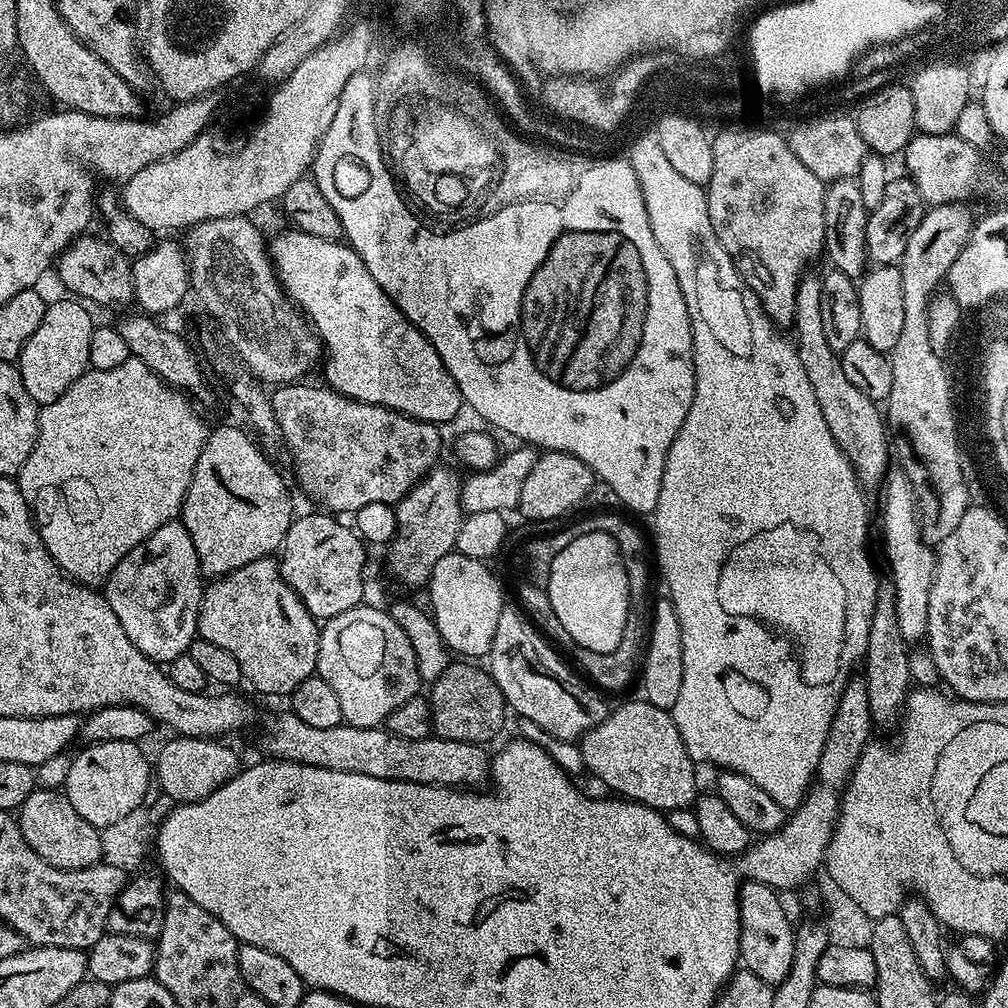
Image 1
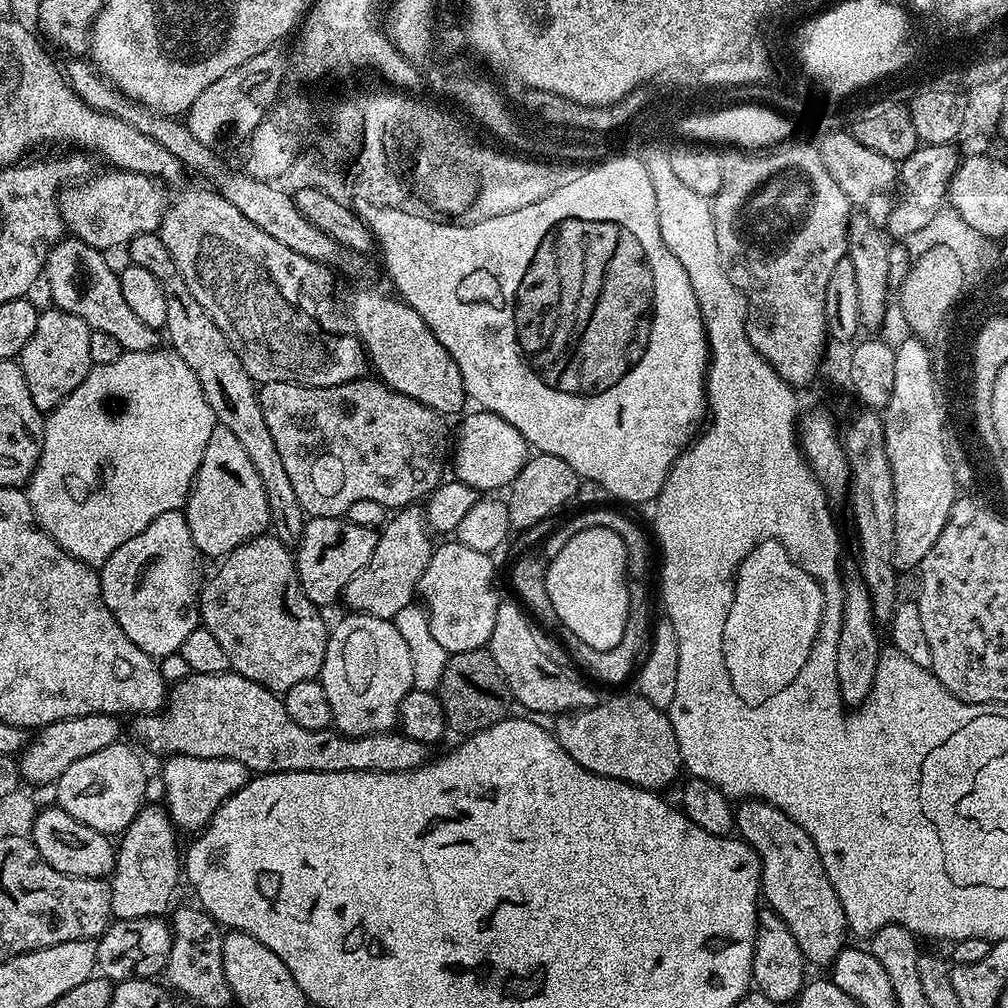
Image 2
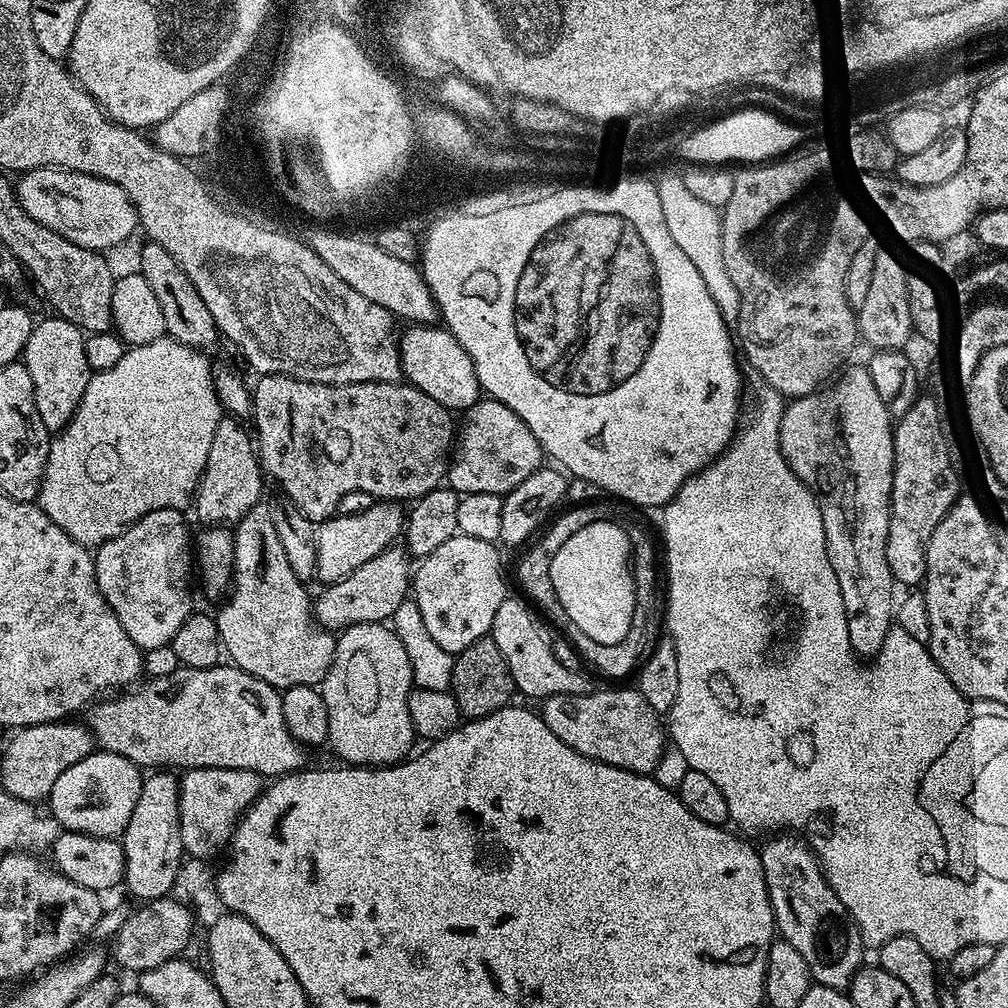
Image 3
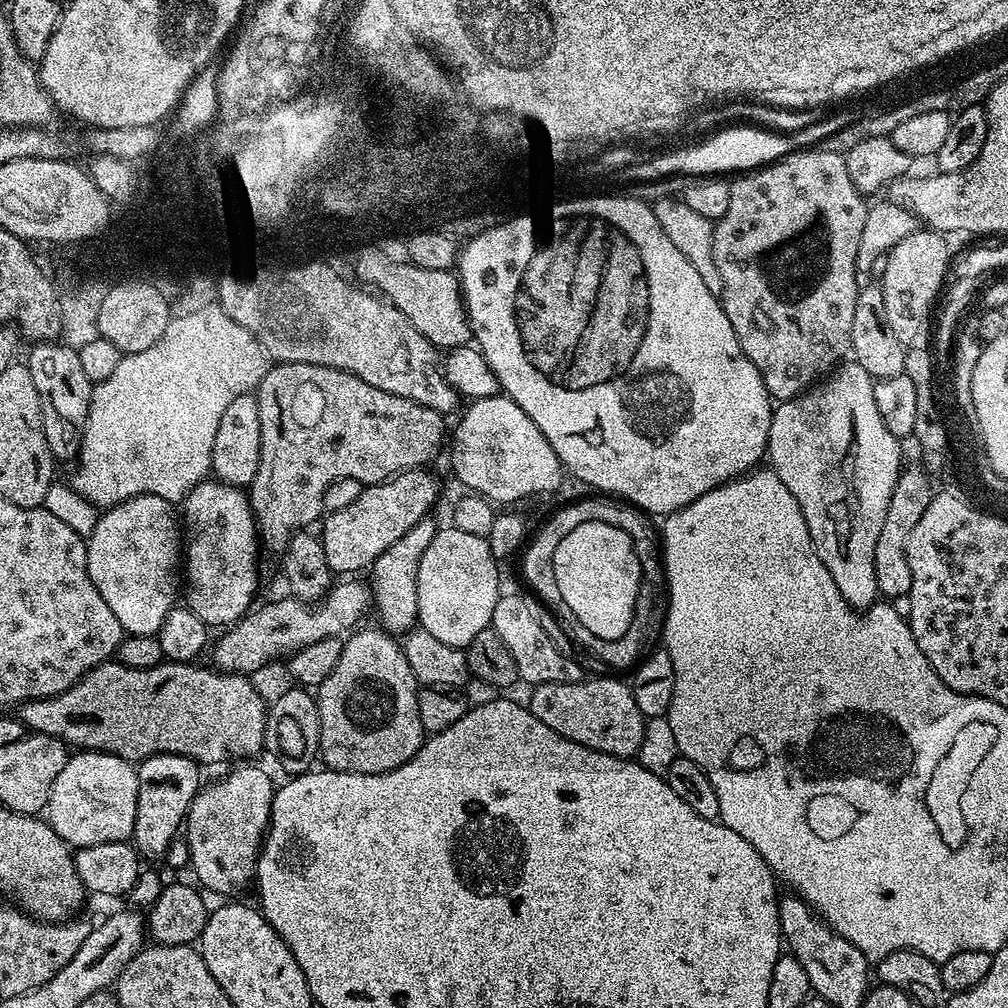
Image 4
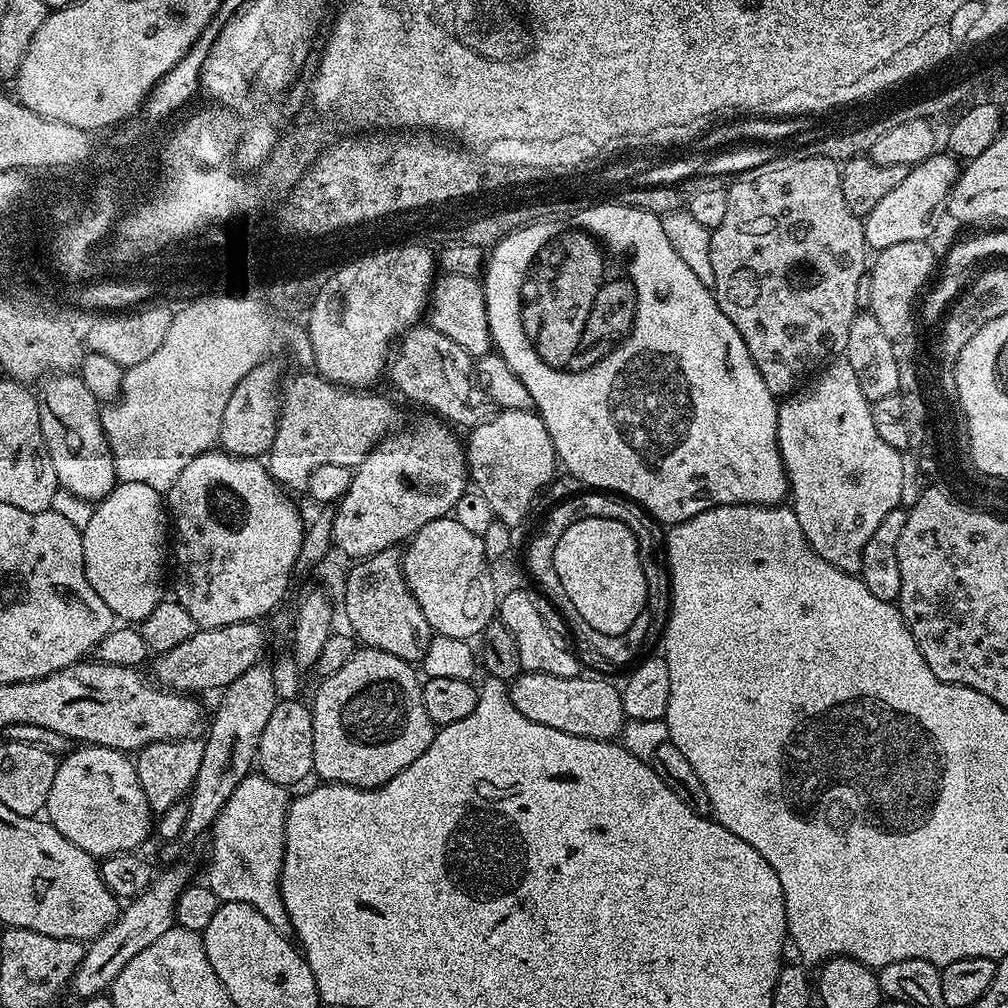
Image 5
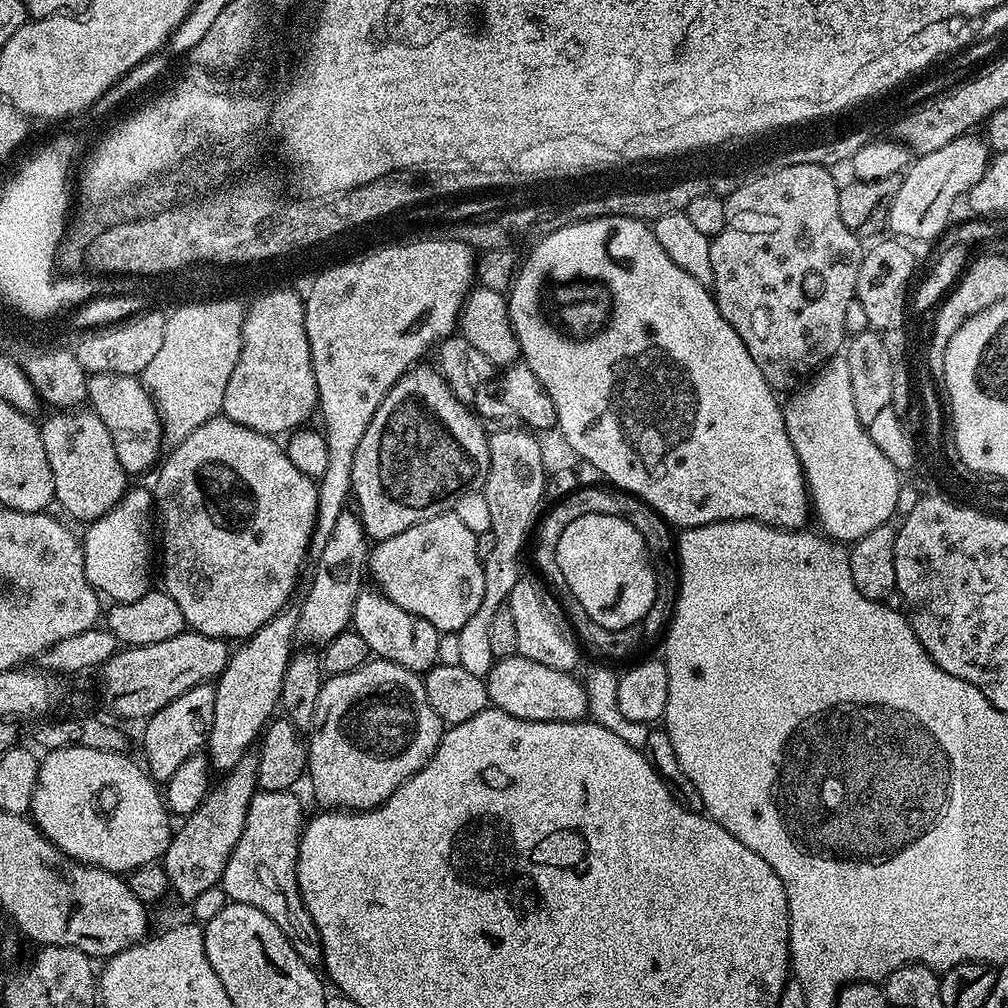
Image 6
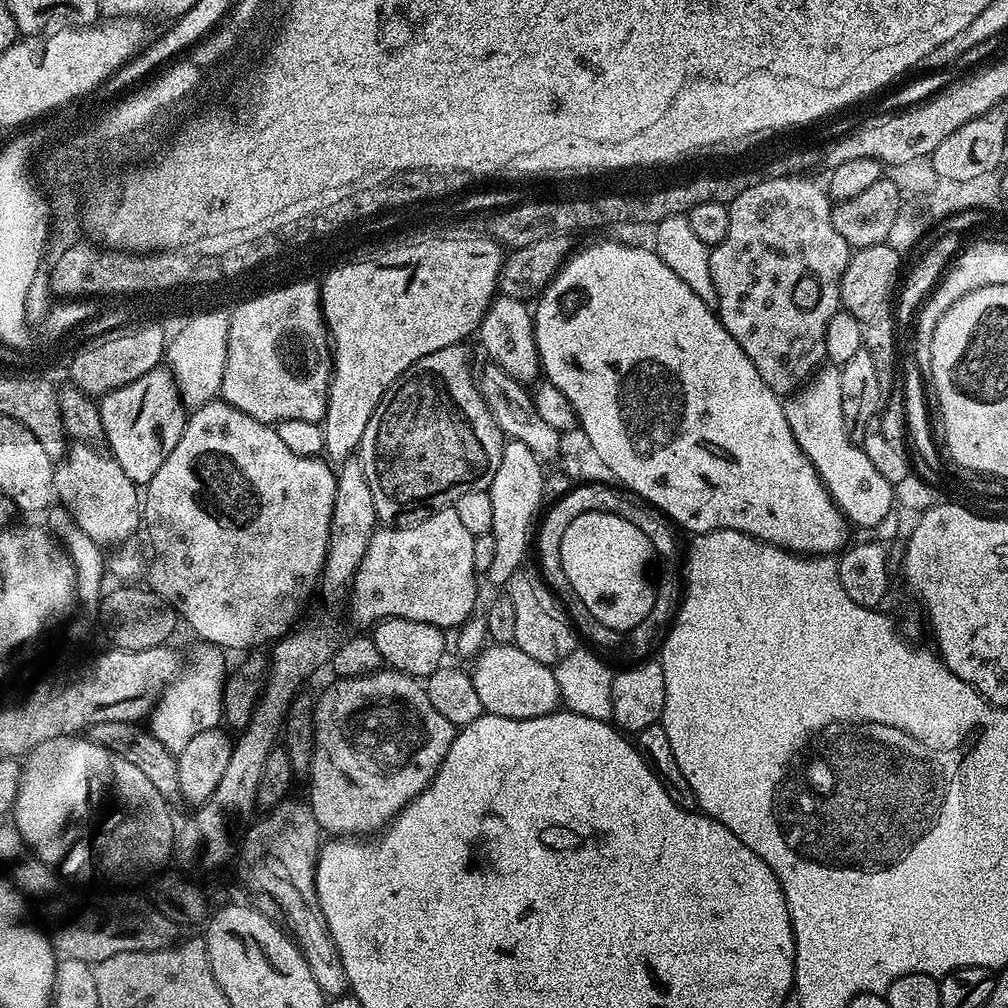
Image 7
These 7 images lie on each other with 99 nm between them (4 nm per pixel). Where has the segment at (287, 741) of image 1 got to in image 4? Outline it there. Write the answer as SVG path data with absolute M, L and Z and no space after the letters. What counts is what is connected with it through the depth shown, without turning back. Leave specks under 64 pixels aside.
M105 662L97 668L90 669L82 679L74 686L70 686L57 696L42 696L39 700L26 700L19 705L18 716L23 721L25 729L29 733L42 736L53 736L64 741L65 745L71 746L76 750L87 750L89 752L109 752L118 758L129 762L139 762L157 756L157 754L178 754L191 760L195 760L201 766L207 764L224 764L227 760L236 760L232 762L244 762L247 756L256 756L264 748L264 727L268 710L266 703L259 696L258 691L252 685L251 679L247 675L237 674L235 672L221 672L213 670L211 667L199 668L199 663L189 662L186 664L177 664L175 662L162 662L153 668L146 670L134 670L119 662Z

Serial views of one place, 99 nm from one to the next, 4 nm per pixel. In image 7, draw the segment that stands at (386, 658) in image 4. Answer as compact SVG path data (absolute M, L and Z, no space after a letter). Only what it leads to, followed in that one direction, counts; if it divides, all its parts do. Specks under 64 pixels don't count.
M381 670L371 672L368 676L355 676L349 680L338 679L325 692L319 693L315 701L316 706L316 741L312 743L312 763L310 765L310 777L312 776L312 800L310 807L314 818L320 824L325 833L340 838L368 838L388 827L397 815L412 801L415 796L423 792L424 787L436 777L437 770L442 766L446 754L452 745L452 739L456 736L457 729L434 706L430 706L430 698L426 694L424 684L417 677L407 676L401 672Z

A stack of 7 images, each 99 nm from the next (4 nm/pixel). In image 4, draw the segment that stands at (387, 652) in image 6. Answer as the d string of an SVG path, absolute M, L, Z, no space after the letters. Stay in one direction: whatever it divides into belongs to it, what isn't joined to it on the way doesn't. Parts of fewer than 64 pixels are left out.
M425 518L418 522L418 526L410 526L410 530L406 530L406 534L402 534L402 538L398 538L398 542L392 543L387 550L382 550L382 554L378 554L378 558L372 564L370 575L372 575L372 588L370 584L370 600L374 605L374 616L378 621L379 627L389 634L407 634L417 627L418 621L418 586L416 579L418 578L418 566L422 562L422 554L426 554L426 546L430 546L430 542L434 542L438 531L438 524L432 521L432 518Z

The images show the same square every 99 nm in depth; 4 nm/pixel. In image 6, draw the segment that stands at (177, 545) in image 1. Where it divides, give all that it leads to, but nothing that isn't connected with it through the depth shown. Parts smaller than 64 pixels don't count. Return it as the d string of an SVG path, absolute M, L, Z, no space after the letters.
M129 487L124 497L102 518L87 525L88 533L82 536L86 578L101 597L117 604L134 602L153 587L152 540L148 531L154 524L154 496L144 488Z

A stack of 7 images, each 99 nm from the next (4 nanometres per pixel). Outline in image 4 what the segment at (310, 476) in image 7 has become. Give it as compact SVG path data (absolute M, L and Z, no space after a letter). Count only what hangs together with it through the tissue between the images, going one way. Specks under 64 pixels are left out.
M205 478L200 481L190 494L182 501L182 524L186 529L186 559L182 564L182 576L188 579L188 585L183 585L182 596L186 606L202 622L209 626L224 624L231 626L241 619L253 607L252 599L256 596L256 587L260 584L260 572L256 569L256 555L261 545L258 543L256 518L252 515L252 506L247 495L244 496L239 487L221 484L215 478Z

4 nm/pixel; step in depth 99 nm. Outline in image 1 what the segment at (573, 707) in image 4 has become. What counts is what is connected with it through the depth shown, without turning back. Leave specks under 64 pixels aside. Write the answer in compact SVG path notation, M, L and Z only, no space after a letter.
M637 698L628 700L609 711L606 719L594 726L578 741L580 756L584 764L609 788L609 793L625 800L637 800L656 809L657 812L672 814L675 808L691 809L696 803L696 768L691 754L682 742L682 734L678 734L678 726L672 720L669 709L654 706L648 700Z

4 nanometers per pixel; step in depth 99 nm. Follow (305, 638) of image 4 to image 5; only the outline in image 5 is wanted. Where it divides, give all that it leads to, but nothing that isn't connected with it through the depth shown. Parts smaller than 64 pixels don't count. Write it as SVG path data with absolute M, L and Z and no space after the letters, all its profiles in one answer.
M238 622L221 628L201 628L182 646L159 653L155 679L161 685L181 694L201 694L211 688L226 689L246 670L261 663L264 652L264 632L256 622Z

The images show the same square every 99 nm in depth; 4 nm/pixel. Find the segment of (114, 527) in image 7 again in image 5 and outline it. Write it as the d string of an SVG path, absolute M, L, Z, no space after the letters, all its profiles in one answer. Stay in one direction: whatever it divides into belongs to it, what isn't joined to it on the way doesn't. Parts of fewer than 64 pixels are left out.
M71 372L53 374L43 381L38 388L38 414L42 426L42 438L54 462L56 483L72 496L80 500L99 502L110 494L118 481L112 451L100 421L101 401L90 394L90 386L79 376Z

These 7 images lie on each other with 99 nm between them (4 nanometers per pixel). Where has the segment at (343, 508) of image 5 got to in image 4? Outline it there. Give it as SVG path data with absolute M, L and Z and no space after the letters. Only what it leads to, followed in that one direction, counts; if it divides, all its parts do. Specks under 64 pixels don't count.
M413 470L411 472L401 472L399 476L393 476L390 480L383 480L381 484L369 484L364 487L362 494L346 506L346 510L329 512L323 517L324 532L322 539L326 550L326 562L332 567L336 574L360 574L363 570L371 569L372 564L382 554L382 550L387 550L389 546L398 542L410 526L418 526L418 522L429 515L428 512L436 504L436 480L428 473L428 470Z

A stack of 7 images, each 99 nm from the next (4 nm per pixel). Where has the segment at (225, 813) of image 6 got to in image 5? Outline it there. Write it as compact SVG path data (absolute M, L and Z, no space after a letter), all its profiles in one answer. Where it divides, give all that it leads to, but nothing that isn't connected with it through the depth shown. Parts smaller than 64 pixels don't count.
M172 864L155 873L152 883L142 894L131 897L121 907L120 915L96 940L91 941L84 949L84 957L76 973L72 975L71 991L76 991L80 998L99 996L107 993L112 987L114 978L122 974L122 966L134 958L134 954L142 954L146 946L154 946L166 930L176 924L176 900L182 890L190 883L188 868L184 864Z

